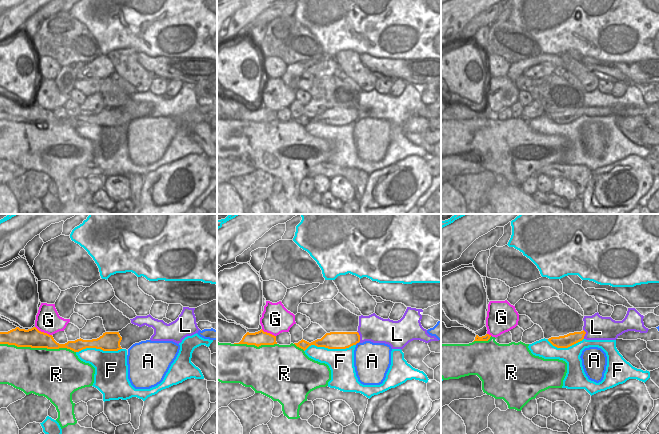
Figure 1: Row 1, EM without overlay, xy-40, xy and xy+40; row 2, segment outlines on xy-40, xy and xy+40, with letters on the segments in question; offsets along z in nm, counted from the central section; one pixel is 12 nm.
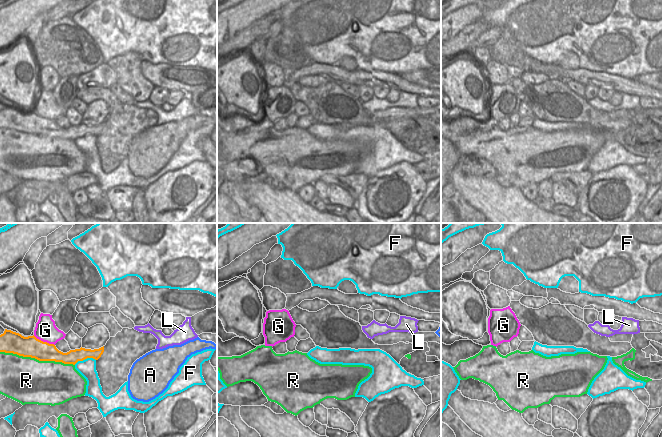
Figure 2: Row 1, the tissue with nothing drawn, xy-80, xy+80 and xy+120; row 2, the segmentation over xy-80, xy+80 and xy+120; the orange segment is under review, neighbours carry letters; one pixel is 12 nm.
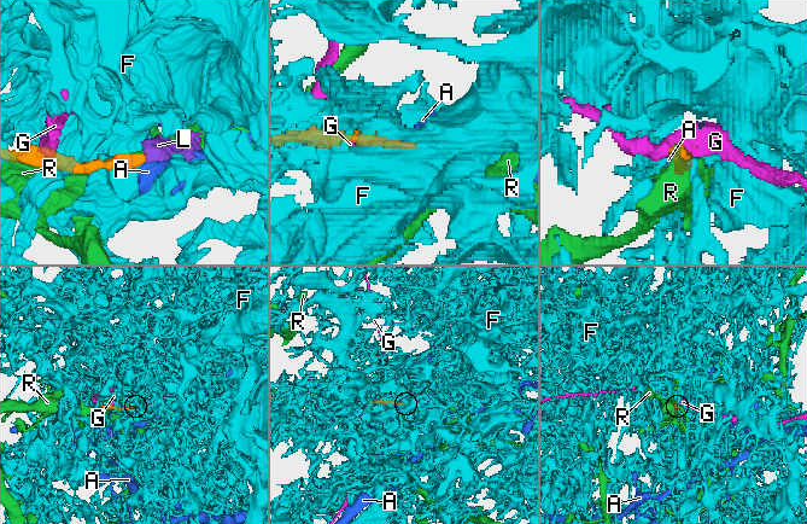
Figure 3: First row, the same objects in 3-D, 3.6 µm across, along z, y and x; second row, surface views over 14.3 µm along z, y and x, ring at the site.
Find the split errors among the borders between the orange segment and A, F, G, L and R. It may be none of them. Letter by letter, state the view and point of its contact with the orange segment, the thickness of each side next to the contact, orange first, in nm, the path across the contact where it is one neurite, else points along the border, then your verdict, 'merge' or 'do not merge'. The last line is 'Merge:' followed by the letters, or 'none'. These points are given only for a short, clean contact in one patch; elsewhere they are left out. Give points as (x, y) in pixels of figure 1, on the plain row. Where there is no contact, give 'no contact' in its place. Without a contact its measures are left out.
A: meets orange in xy at (357, 118); 220 nm thick on the orange side, 400 nm on the other; border along xy (359, 117), (355, 120); do not merge
F: meets orange in xy at (329, 124); 220 nm thick on the orange side, 320 nm on the other; do not merge
G: meets orange in xy-40 at (43, 108); 220 nm thick on the orange side, 280 nm on the other; border along xy-40 (35, 102), (39, 106), (51, 111); do not merge
L: meets orange in xy at (359, 112); 220 nm thick on the orange side, 320 nm on the other; do not merge
R: meets orange in xy-40 at (38, 123); 220 nm thick on the orange side, 480 nm on the other; do not merge
Merge: none

